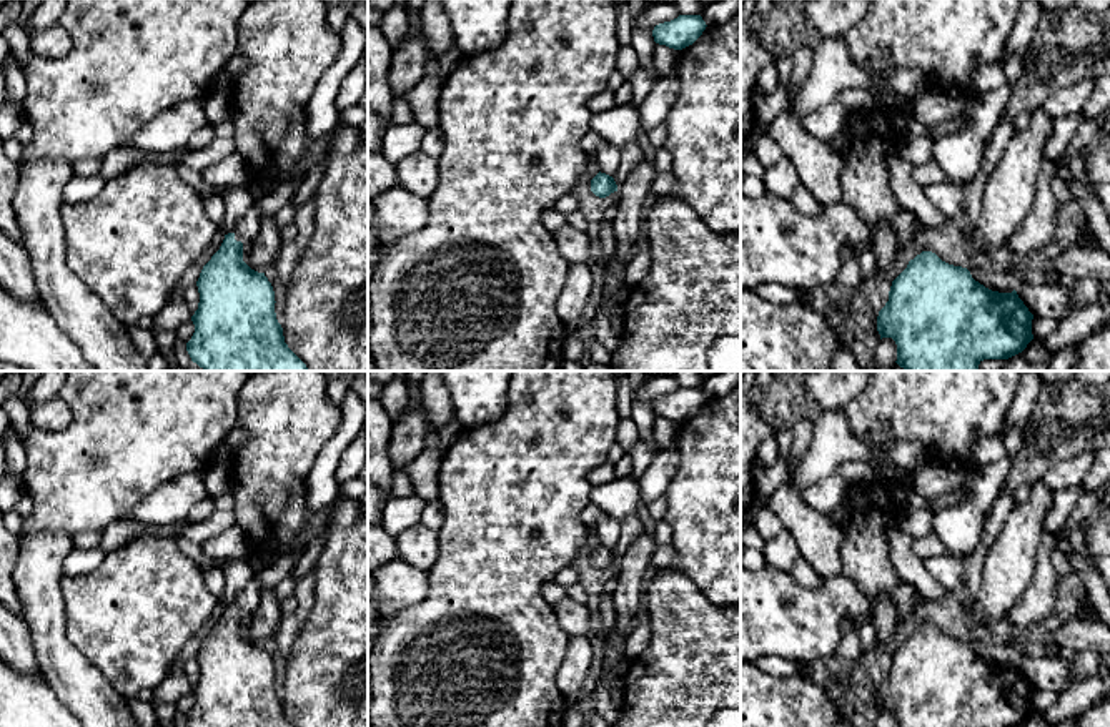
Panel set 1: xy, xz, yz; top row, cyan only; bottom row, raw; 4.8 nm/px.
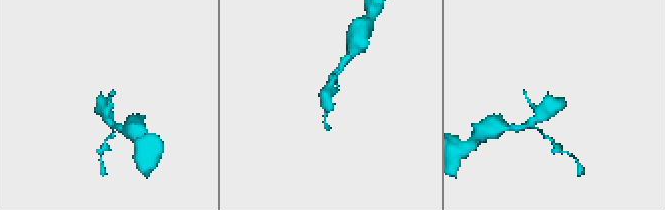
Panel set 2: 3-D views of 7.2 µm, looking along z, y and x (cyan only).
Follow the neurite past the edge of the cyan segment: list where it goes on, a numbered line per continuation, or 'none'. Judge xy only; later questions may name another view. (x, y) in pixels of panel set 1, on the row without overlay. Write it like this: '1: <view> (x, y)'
1: xy (247, 603)

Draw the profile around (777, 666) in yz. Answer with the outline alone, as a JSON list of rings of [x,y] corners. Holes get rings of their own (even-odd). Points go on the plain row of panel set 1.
[[[762,655],[752,660],[752,664],[761,670],[777,677],[790,677],[790,675],[809,677],[809,672],[802,665],[779,655]]]

